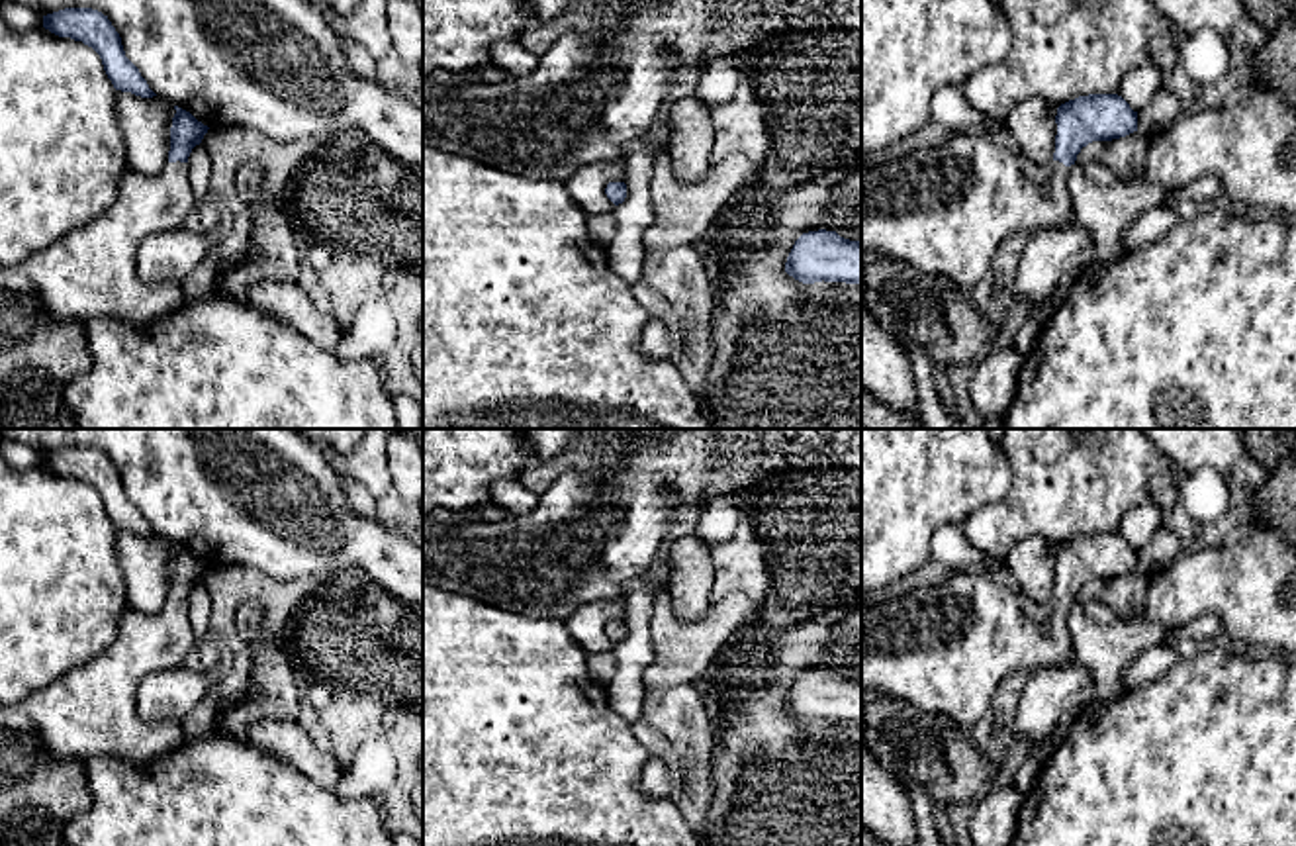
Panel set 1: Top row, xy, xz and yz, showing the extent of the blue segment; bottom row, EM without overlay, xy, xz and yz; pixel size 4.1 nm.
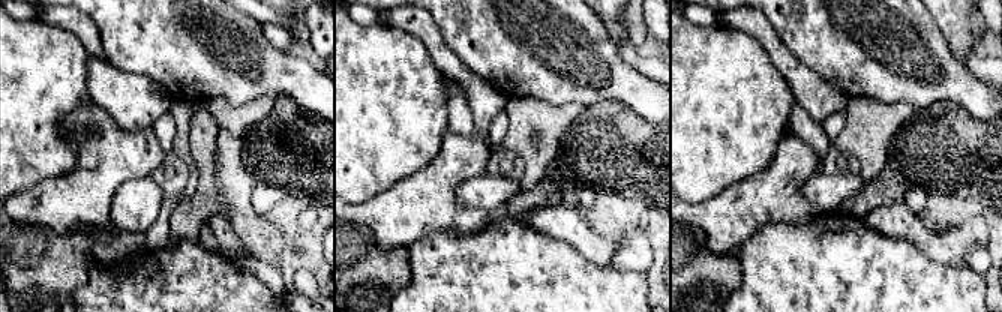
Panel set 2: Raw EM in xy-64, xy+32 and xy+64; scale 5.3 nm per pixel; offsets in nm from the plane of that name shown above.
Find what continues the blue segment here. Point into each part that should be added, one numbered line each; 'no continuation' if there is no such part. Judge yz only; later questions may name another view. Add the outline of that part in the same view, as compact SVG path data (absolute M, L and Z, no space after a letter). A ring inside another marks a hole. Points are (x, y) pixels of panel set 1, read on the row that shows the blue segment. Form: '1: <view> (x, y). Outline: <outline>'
1: yz (948, 210). Outline: M987 129L957 131L942 145L861 168L861 260L899 258L924 274L949 280L967 294L983 280L1010 239L1024 239L1047 225L1071 223L1075 223L1075 206L1069 194L1069 166L1059 161L1040 166L1022 151L996 143Z

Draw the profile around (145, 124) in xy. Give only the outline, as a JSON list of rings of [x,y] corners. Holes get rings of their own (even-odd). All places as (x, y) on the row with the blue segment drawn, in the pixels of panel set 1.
[[[117,90],[116,116],[127,147],[129,168],[157,176],[168,163],[170,127],[176,110],[161,96],[141,98]]]

